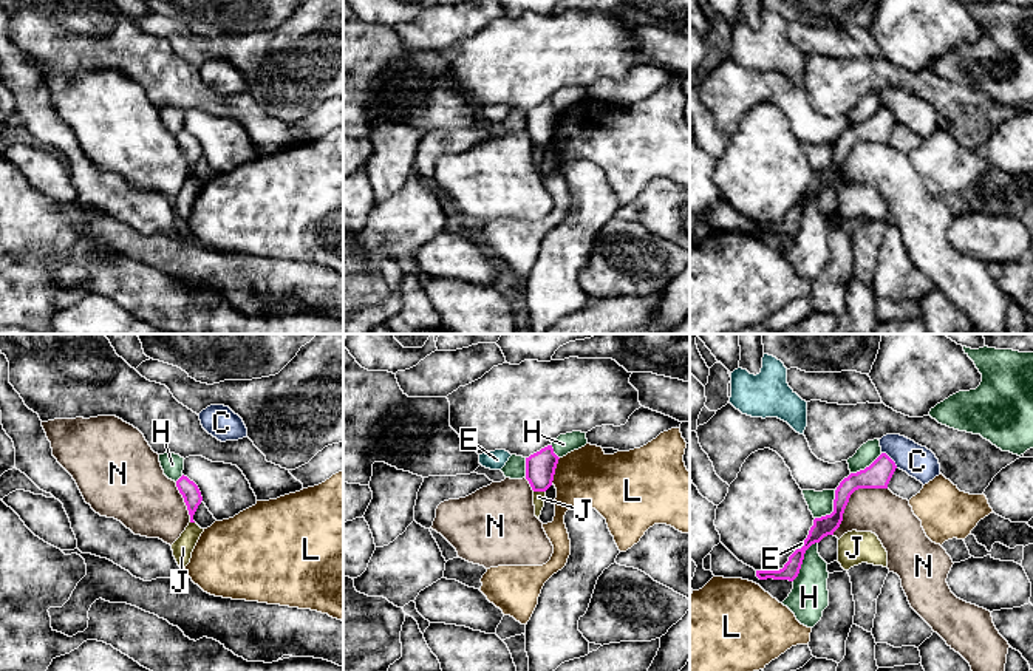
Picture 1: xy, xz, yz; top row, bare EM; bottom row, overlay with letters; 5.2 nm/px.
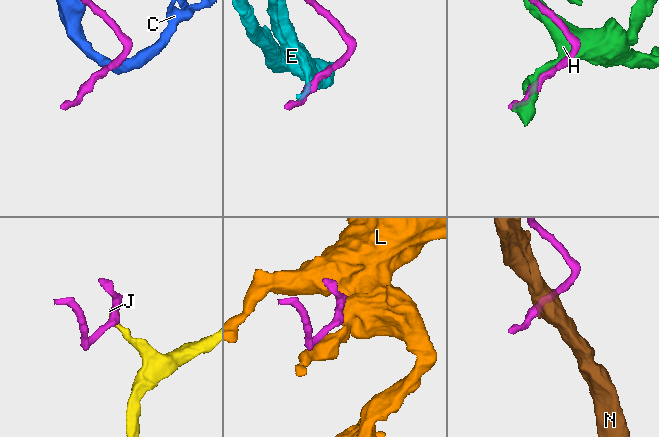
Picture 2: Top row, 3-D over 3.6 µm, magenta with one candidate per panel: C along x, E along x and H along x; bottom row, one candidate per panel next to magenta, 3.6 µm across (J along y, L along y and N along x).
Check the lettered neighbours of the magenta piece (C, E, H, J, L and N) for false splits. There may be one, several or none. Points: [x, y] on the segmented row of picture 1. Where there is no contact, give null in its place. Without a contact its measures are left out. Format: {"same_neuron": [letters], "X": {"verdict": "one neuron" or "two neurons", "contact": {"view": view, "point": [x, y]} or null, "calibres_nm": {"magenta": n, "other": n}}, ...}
{"same_neuron": [], "C": {"verdict": "two neurons", "contact": {"view": "yz", "point": [891, 459]}, "calibres_nm": {"magenta": 140, "other": 170}}, "E": {"verdict": "two neurons", "contact": {"view": "yz", "point": [803, 546]}, "calibres_nm": {"magenta": 100, "other": 20}}, "H": {"verdict": "two neurons", "contact": {"view": "yz", "point": [803, 558]}, "calibres_nm": {"magenta": 100, "other": 200}}, "J": {"verdict": "two neurons", "contact": {"view": "xz", "point": [540, 490]}, "calibres_nm": {"magenta": 160, "other": 60}}, "L": {"verdict": "two neurons", "contact": {"view": "xz", "point": [554, 470]}, "calibres_nm": {"magenta": 160, "other": 300}}, "N": {"verdict": "two neurons", "contact": {"view": "yz", "point": [849, 497]}, "calibres_nm": {"magenta": 140, "other": 240}}}

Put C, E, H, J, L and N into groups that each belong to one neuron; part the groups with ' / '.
C / E / H / J / L / N

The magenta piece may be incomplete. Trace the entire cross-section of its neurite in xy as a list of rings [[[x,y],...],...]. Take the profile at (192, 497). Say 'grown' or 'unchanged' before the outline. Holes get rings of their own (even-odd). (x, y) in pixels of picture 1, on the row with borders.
unchanged | [[[182,475],[176,481],[176,487],[178,487],[179,493],[182,495],[184,502],[187,506],[187,510],[190,515],[190,523],[195,523],[193,515],[203,501],[203,496],[201,496],[198,485],[193,481],[190,481],[187,476]]]

